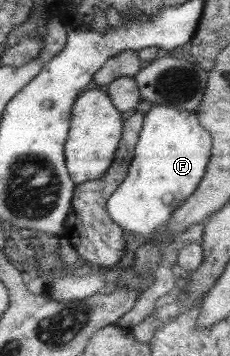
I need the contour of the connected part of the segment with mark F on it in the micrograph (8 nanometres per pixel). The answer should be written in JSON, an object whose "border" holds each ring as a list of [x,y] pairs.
{"border":[[[153,105],[144,122],[134,159],[125,179],[107,201],[109,217],[130,233],[145,239],[169,223],[171,213],[197,189],[208,169],[212,149],[210,132],[204,129],[193,111],[181,107]]]}

